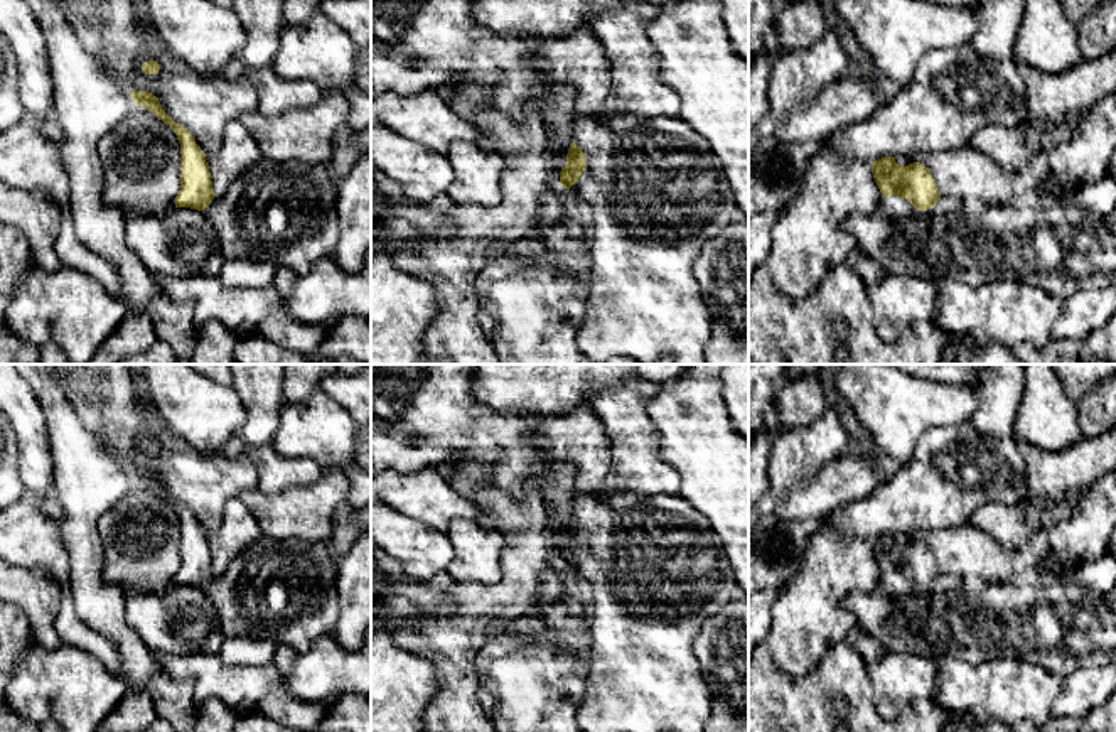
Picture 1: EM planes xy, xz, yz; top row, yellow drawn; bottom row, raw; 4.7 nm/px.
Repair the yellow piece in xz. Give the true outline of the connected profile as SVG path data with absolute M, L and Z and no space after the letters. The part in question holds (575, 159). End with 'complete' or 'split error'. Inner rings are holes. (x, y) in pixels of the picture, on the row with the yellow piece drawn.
M619 113L605 121L580 116L575 142L568 148L560 184L570 189L587 209L590 224L590 302L577 346L595 363L625 356L641 364L656 364L669 356L673 364L705 364L705 347L711 337L711 312L693 275L693 263L703 243L727 224L743 218L722 160L710 142L681 116L636 116Z; split error

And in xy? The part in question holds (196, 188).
M135 89L130 96L177 135L180 191L175 207L206 214L224 258L268 261L303 277L317 260L334 255L339 218L329 164L263 157L223 194L214 194L206 153L190 132L175 123L152 93Z; split error

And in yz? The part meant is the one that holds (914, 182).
M882 157L872 164L872 174L882 192L877 211L887 219L958 218L971 211L952 197L942 197L931 170L920 162L900 165L895 157Z; split error

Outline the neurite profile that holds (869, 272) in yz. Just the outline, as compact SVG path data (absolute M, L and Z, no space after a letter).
M853 255L848 265L865 287L882 282L887 277L887 272L865 255Z

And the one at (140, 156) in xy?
M145 106L130 113L99 143L103 197L126 218L162 218L180 191L180 143Z

